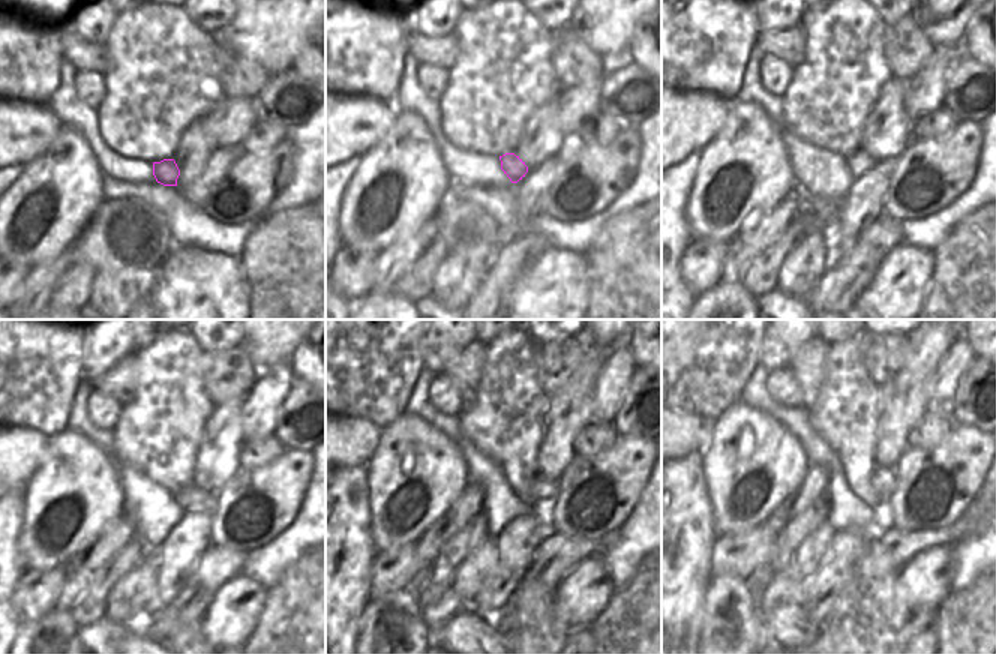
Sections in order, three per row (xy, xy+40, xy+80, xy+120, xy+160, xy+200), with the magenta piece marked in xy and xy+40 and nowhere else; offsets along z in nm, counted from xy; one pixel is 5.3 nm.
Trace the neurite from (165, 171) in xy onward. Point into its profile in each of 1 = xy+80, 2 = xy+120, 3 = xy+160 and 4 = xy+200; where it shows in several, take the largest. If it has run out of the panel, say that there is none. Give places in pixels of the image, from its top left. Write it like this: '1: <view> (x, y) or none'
1: xy+80 (860, 162)
2: xy+120 (191, 498)
3: xy+160 (543, 492)
4: xy+200 (882, 480)

